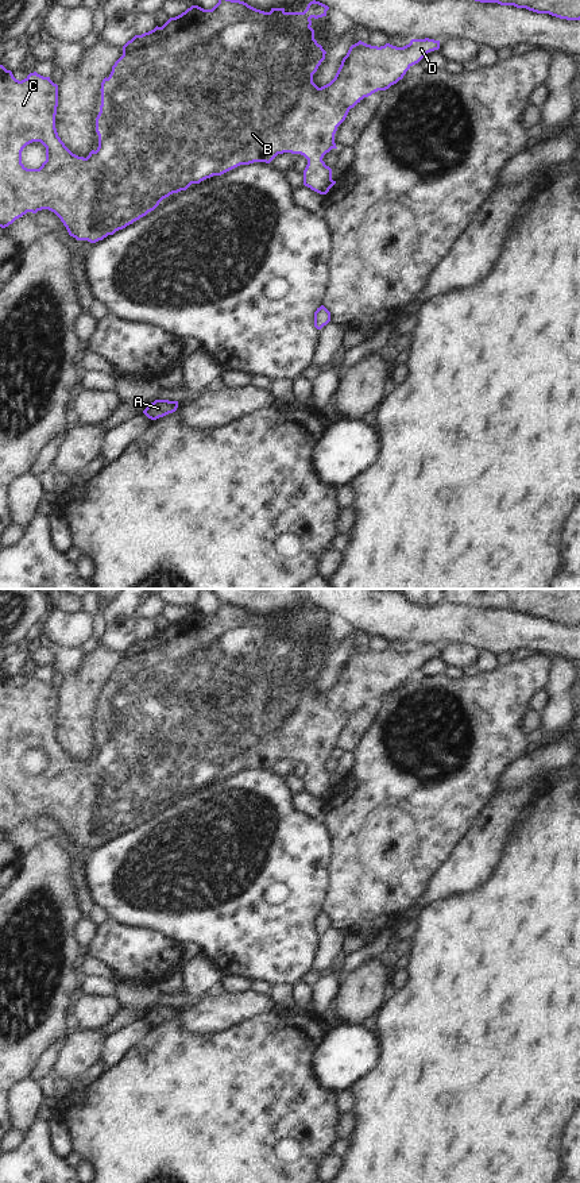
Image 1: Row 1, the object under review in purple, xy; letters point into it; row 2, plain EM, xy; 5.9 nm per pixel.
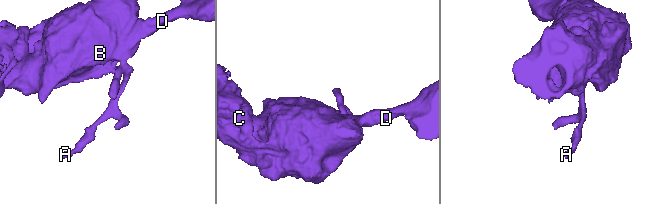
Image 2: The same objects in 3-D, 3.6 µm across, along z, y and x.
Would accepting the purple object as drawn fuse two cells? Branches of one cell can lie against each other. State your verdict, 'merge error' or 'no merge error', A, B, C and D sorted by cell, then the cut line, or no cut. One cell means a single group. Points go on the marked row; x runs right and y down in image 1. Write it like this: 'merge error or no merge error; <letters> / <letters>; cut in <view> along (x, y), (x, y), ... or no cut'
no merge error; A B C D; no cut

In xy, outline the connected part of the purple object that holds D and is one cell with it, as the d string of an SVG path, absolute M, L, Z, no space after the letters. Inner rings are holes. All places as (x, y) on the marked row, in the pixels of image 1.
M219 0L212 9L192 5L162 27L135 35L123 46L123 55L101 82L101 105L96 117L98 147L86 158L73 154L58 136L58 85L36 72L19 81L0 65L0 227L8 227L27 212L49 209L61 219L70 236L96 243L146 216L163 199L186 190L192 184L240 165L270 163L283 153L303 155L308 159L303 185L326 194L336 181L322 158L337 149L335 134L349 109L364 97L397 84L428 53L440 49L440 41L429 38L411 39L403 47L390 43L378 47L359 41L349 47L335 78L318 88L313 74L326 51L314 39L310 19L326 16L328 9L316 0L303 12L286 12L285 8L264 12L240 0ZM32 142L46 147L46 161L39 169L27 169L22 163L22 151Z

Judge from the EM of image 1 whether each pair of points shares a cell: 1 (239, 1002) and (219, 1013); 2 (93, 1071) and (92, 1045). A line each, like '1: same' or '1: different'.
1: same
2: different

